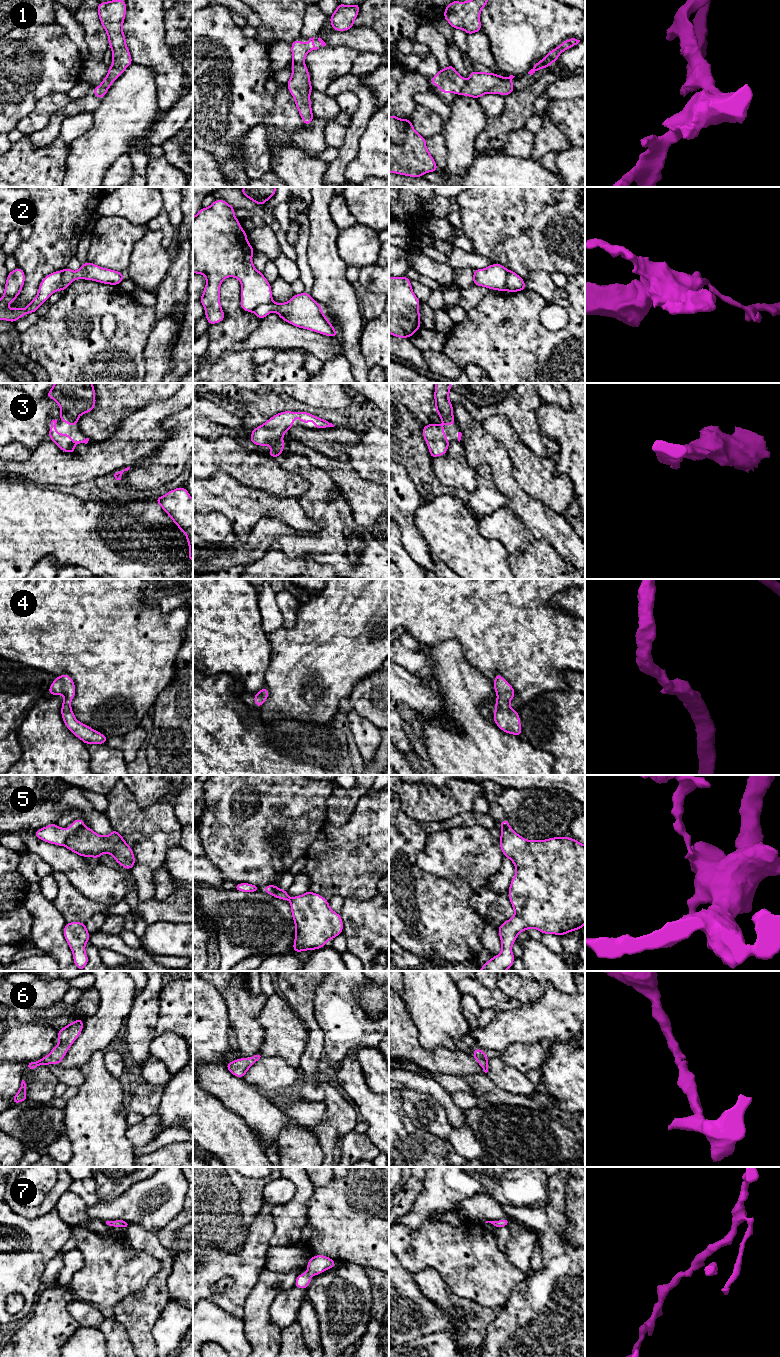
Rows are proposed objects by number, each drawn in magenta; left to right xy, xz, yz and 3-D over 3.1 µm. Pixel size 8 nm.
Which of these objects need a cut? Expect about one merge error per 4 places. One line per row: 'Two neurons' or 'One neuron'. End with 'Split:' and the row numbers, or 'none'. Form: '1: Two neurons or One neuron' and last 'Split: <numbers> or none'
1: Two neurons
2: Two neurons
3: One neuron
4: One neuron
5: Two neurons
6: One neuron
7: One neuron
Split: 1, 2, 5

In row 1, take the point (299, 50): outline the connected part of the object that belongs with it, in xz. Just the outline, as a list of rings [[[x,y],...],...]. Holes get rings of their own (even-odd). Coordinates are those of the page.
[[[309,38],[308,43],[302,43],[300,40],[296,39],[291,44],[292,53],[292,64],[305,65],[306,55],[312,51],[319,49],[314,46],[314,38]]]

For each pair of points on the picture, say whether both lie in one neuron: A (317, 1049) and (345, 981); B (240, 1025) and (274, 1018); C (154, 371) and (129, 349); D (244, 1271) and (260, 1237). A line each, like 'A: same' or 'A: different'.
A: different
B: different
C: different
D: same

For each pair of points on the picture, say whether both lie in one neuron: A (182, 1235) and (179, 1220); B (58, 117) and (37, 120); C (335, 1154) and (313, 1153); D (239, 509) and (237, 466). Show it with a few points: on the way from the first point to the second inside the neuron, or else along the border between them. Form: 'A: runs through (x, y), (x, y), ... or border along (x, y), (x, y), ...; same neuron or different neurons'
A: border along (182, 1225), (175, 1233), (179, 1240); different neurons
B: border along (63, 107), (54, 112), (49, 122), (33, 134); different neurons
C: border along (317, 1138), (324, 1156); different neurons
D: border along (215, 474), (224, 471), (242, 484), (260, 489); different neurons

